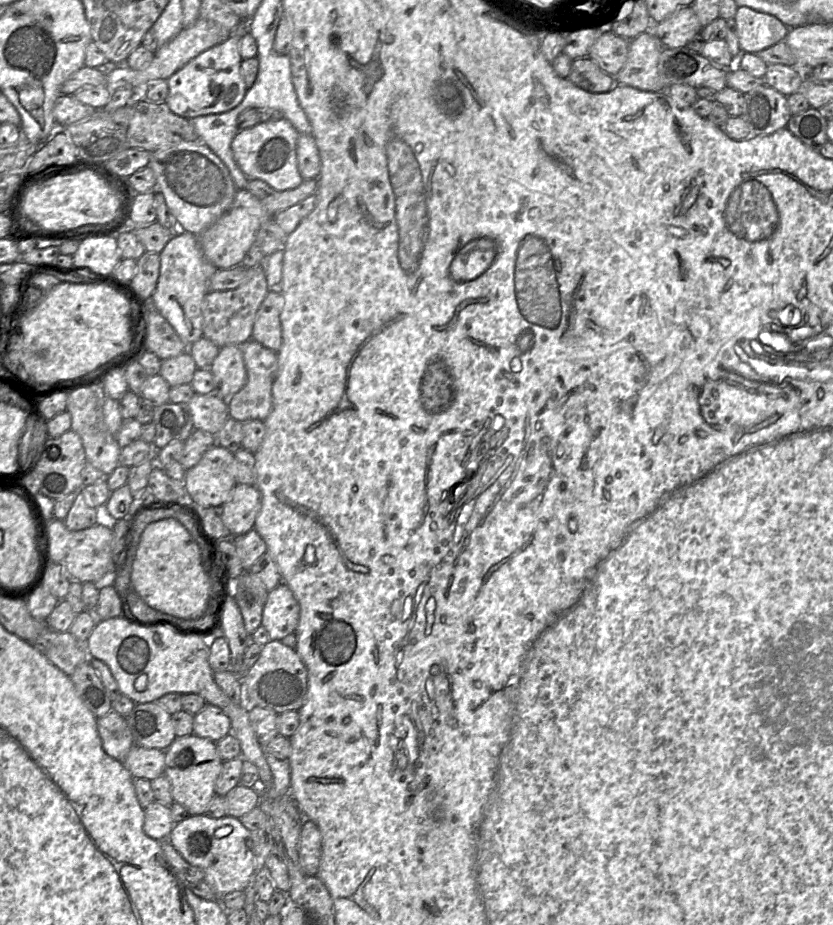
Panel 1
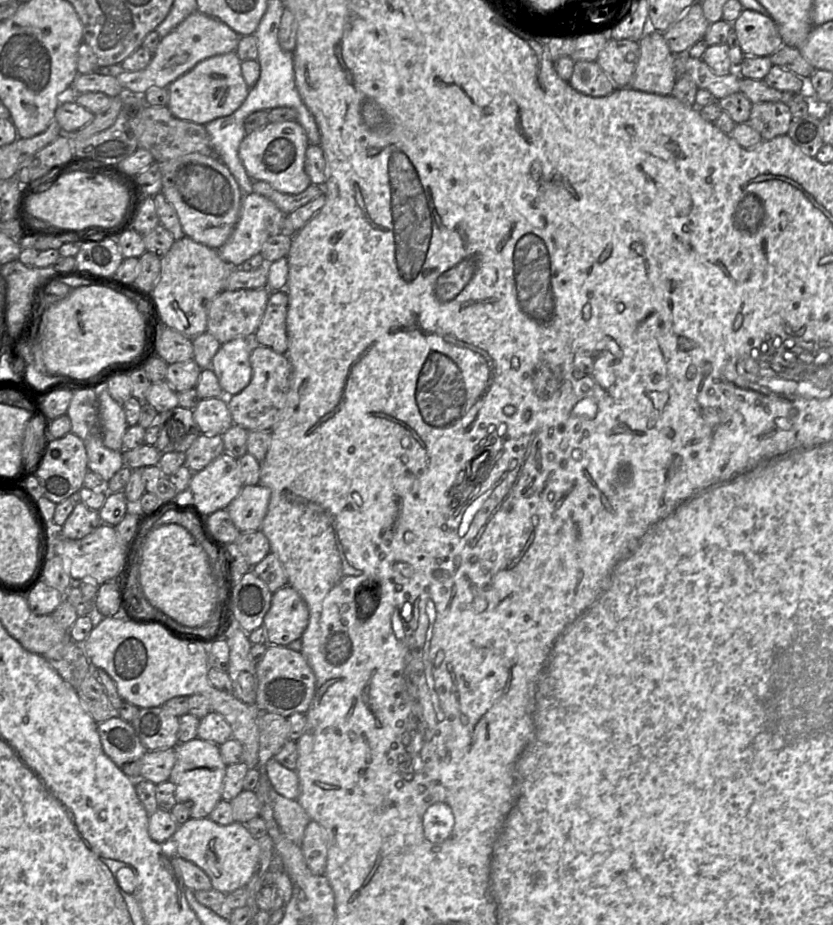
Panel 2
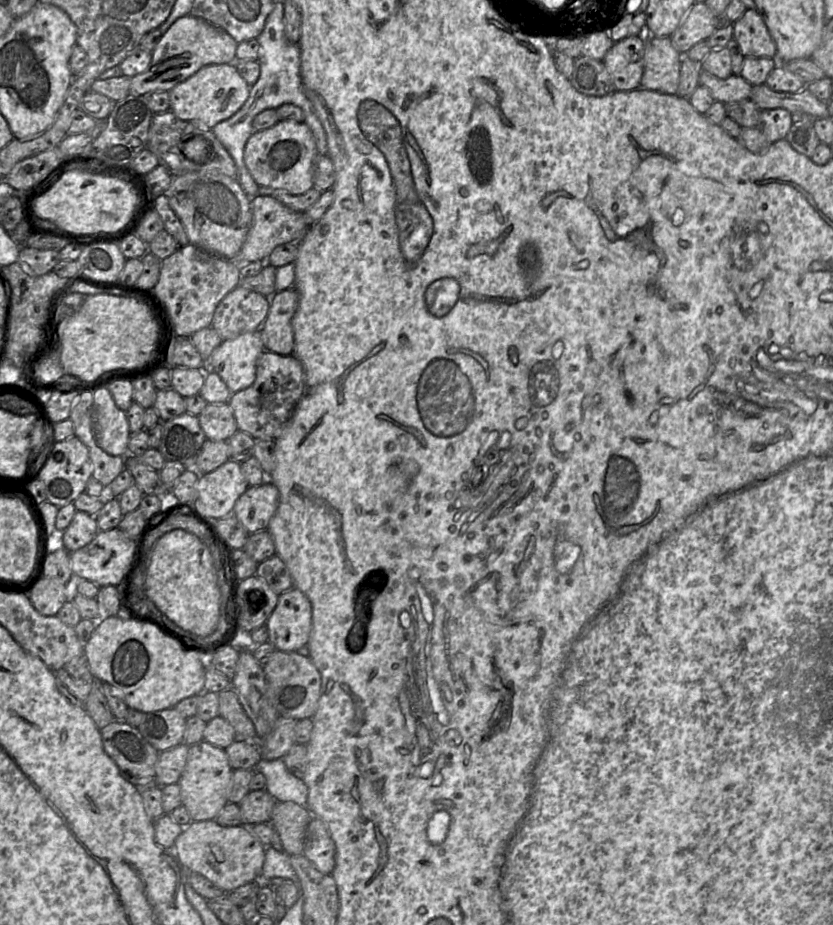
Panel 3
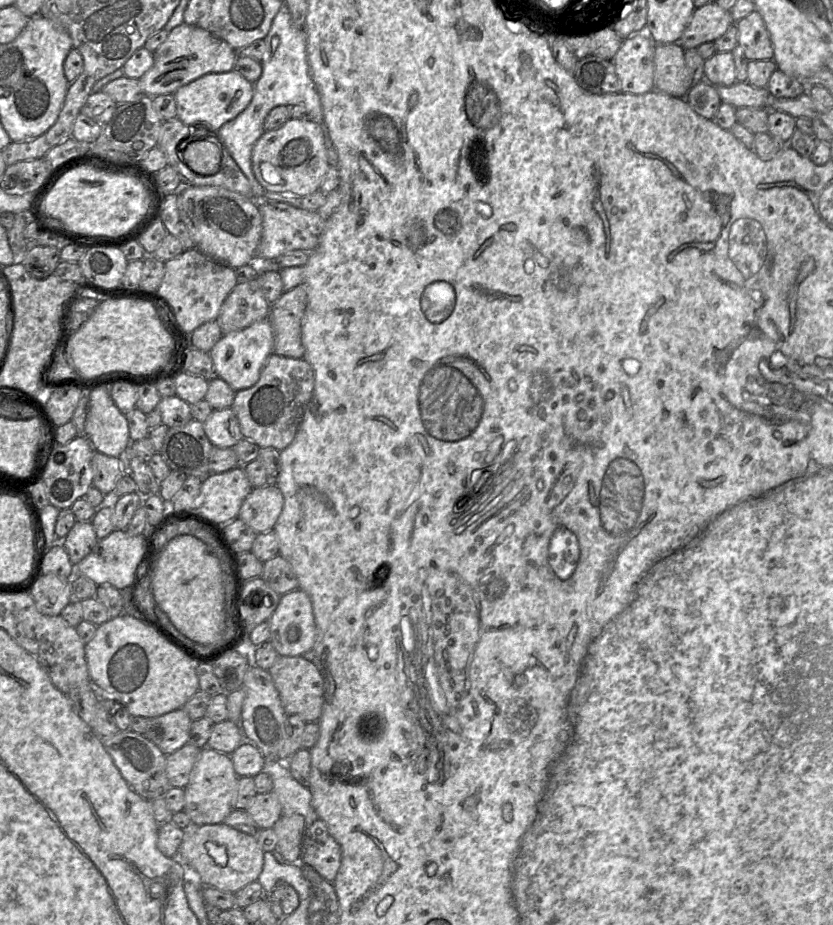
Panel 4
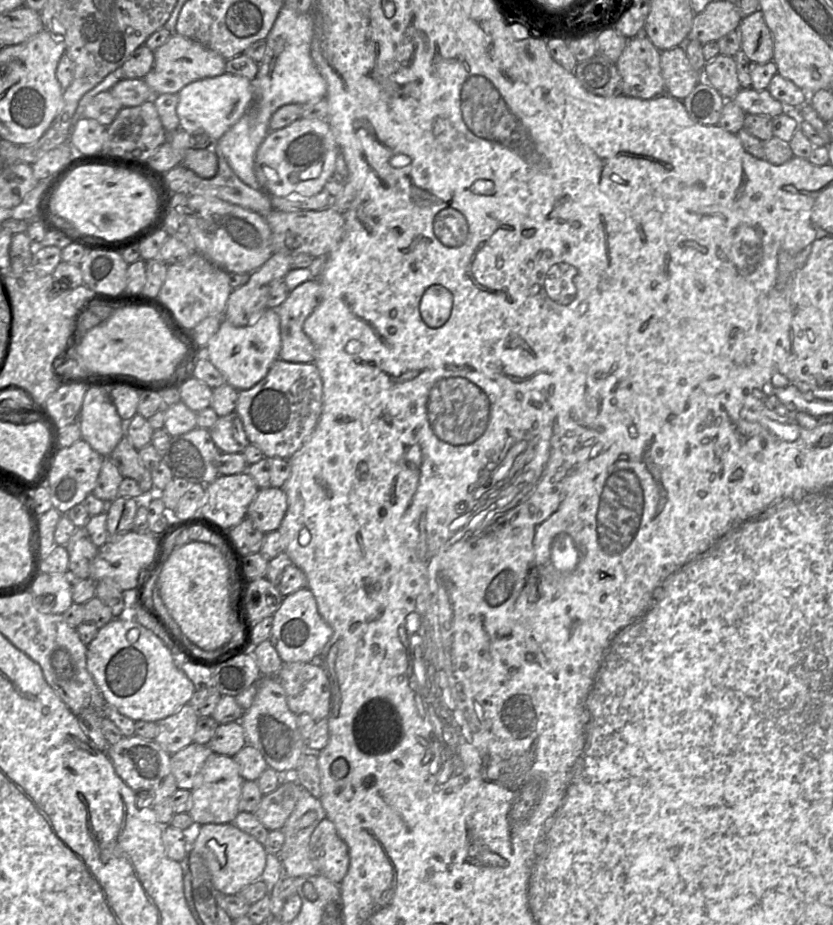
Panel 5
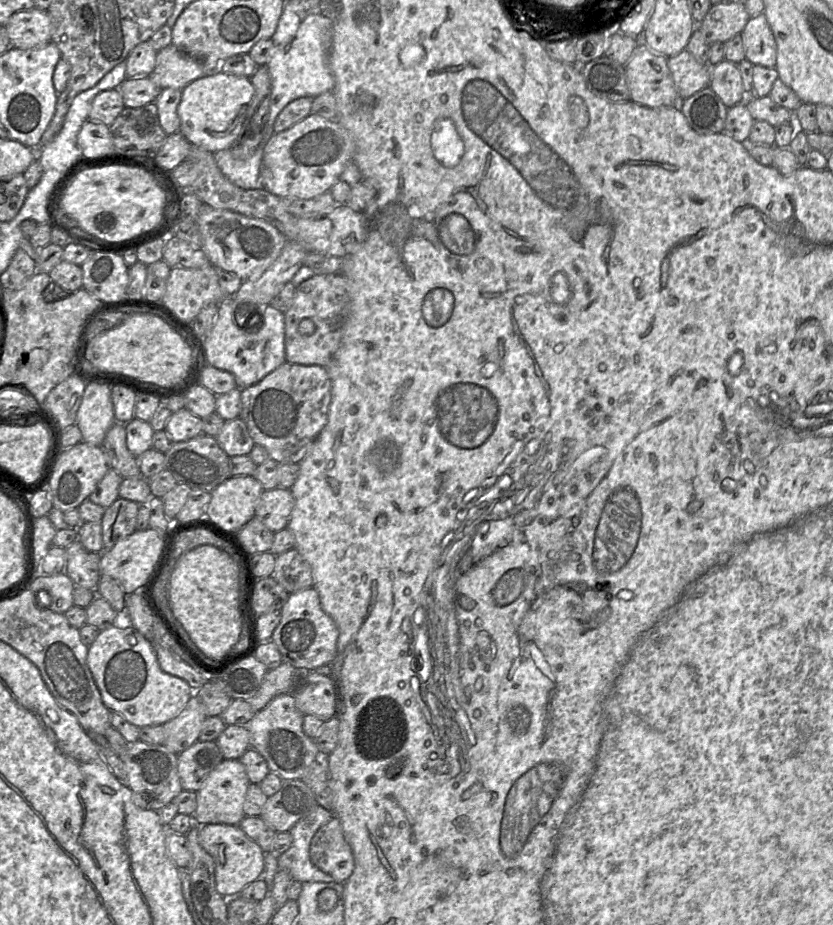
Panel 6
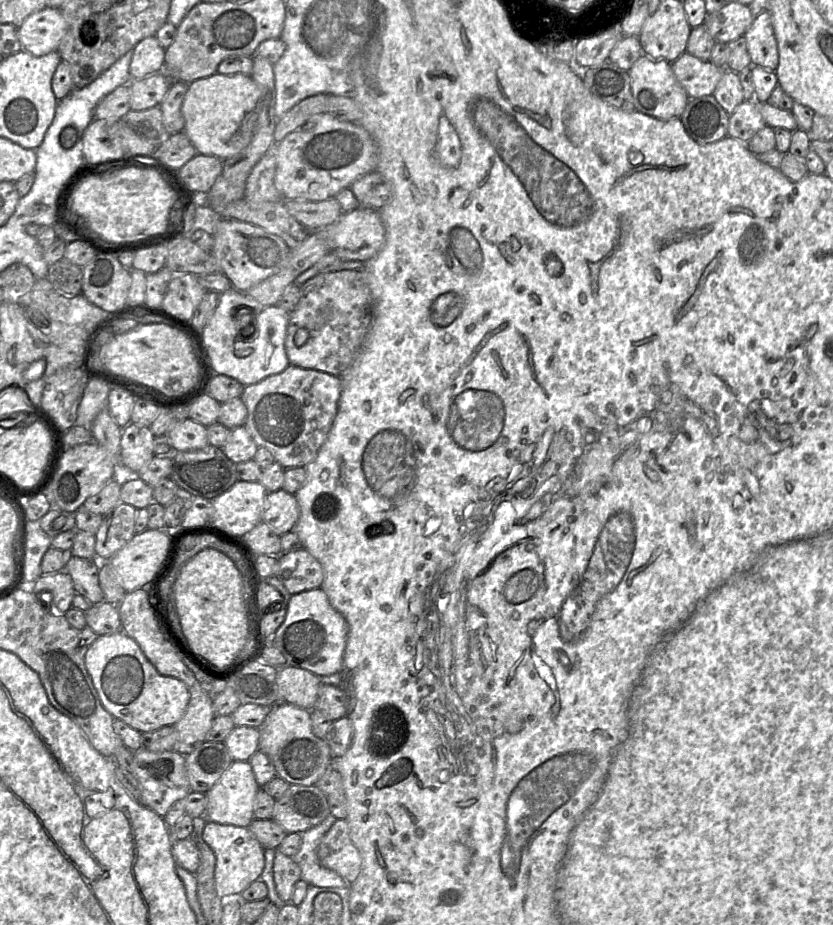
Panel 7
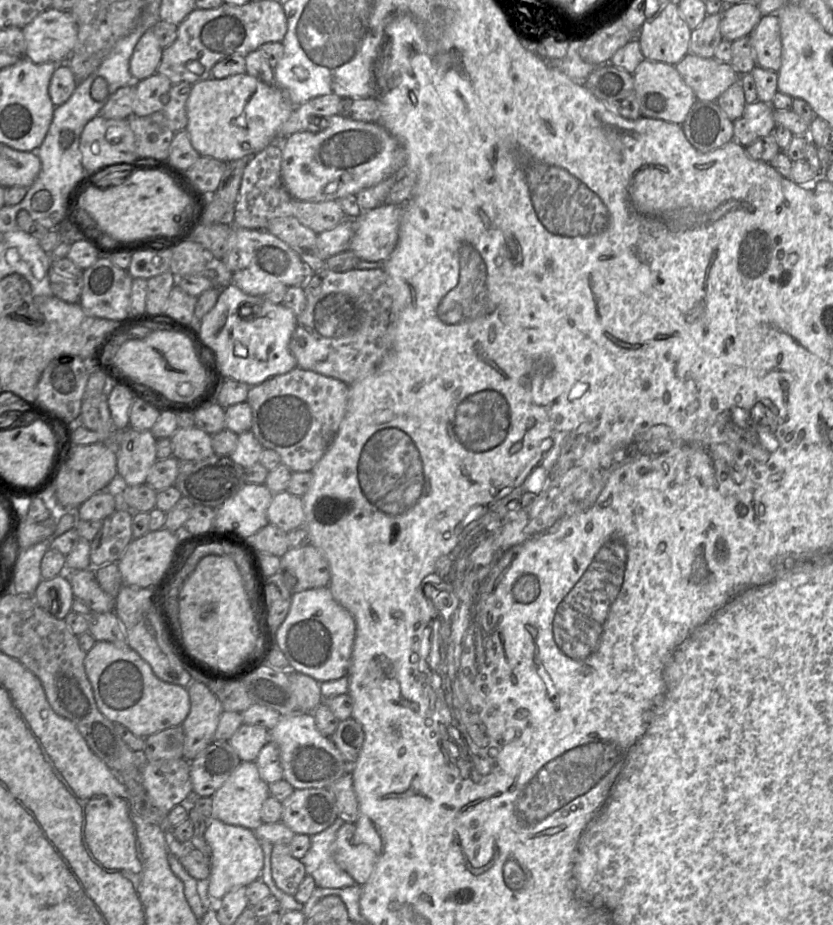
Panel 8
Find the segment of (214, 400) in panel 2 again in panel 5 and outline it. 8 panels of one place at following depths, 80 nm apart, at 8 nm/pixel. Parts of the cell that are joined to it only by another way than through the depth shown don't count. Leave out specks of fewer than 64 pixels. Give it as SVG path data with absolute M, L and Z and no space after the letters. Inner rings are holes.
M234 411L218 417L216 423L209 429L211 438L221 452L242 452L249 444L243 423Z

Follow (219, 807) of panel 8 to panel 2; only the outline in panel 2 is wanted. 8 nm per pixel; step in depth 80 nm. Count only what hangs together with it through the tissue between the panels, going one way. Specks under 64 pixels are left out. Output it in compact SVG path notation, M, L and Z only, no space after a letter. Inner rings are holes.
M196 737L187 742L179 742L174 748L176 760L168 780L175 785L176 801L188 806L190 817L206 818L222 799L227 765L221 757L219 745Z

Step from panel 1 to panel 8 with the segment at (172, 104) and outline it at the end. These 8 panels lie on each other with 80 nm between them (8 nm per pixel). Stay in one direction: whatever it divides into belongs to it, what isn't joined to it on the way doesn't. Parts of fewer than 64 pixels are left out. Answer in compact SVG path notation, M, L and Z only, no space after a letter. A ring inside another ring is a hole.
M246 73L223 79L210 77L192 84L186 102L185 130L200 156L231 162L252 157L269 144L281 141L281 128L294 107L276 85L264 83Z

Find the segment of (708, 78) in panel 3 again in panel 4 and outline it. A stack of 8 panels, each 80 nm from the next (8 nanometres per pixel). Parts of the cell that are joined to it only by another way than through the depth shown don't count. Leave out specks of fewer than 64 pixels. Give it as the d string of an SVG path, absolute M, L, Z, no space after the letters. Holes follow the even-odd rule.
M736 81L731 86L716 86L722 100L735 108L766 108L770 111L771 94L765 88L756 88L748 82Z

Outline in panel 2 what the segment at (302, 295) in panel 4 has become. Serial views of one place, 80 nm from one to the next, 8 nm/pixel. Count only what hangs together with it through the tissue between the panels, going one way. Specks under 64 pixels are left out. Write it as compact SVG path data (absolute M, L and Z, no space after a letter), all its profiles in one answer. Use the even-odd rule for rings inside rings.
M285 289L270 292L269 300L253 342L285 354L288 350L286 316L289 298Z

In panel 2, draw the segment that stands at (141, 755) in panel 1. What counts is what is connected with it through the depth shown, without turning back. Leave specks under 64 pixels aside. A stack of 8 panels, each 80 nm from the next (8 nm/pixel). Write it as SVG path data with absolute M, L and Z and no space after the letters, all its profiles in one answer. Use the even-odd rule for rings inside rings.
M175 748L147 751L139 760L140 779L155 785L168 780L175 760Z

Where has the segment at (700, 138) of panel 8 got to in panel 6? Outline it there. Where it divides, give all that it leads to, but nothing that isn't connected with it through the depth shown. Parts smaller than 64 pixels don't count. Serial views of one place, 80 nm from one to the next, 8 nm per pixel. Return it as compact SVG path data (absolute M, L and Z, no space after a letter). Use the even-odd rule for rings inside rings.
M710 86L680 100L679 108L693 130L700 134L724 132L727 108Z

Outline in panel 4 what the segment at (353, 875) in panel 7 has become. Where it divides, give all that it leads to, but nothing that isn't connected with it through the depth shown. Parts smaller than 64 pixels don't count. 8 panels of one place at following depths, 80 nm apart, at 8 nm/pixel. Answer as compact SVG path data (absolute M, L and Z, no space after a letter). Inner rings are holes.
M318 818L306 827L301 852L301 863L313 867L325 880L333 882L341 865L342 852L329 833L326 823Z

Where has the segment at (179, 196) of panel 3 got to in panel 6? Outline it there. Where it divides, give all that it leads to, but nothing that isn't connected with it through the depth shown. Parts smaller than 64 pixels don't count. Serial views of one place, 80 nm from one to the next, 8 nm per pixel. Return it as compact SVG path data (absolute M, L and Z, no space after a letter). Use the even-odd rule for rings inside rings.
M203 202L198 217L198 228L202 235L202 250L210 264L217 270L236 274L243 281L259 277L275 262L286 244L283 234L266 221L229 210L215 209Z

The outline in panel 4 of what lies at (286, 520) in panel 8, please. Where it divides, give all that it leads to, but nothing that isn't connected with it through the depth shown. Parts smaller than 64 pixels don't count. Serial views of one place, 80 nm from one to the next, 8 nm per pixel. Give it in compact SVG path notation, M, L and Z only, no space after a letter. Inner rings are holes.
M276 485L254 487L243 501L238 517L256 533L271 531L284 506L284 497Z

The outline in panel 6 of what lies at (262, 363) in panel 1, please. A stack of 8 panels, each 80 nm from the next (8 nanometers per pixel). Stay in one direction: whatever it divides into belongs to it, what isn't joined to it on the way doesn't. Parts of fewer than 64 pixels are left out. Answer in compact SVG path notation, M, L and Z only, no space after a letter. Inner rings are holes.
M285 362L258 383L242 388L241 402L240 418L246 424L255 444L263 446L270 458L278 464L296 464L305 458L328 422L331 403L330 377L325 367Z

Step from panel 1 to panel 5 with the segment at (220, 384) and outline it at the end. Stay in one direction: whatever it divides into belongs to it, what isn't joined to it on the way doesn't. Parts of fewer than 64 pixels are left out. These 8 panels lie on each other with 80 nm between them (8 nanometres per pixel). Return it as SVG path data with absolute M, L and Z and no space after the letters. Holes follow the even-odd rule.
M265 309L257 321L244 327L235 327L222 318L219 330L209 339L204 353L210 362L223 374L226 383L237 390L246 390L268 373L279 358L281 349L280 319L275 310Z

